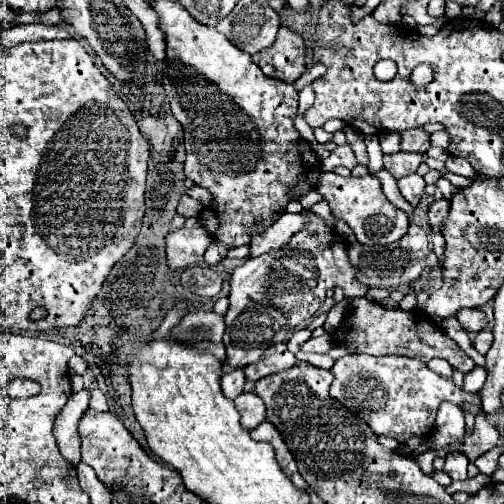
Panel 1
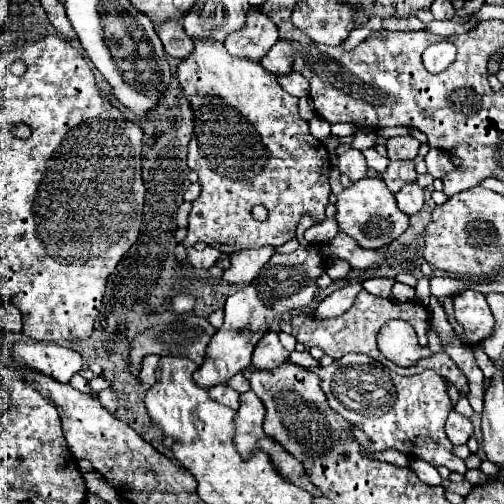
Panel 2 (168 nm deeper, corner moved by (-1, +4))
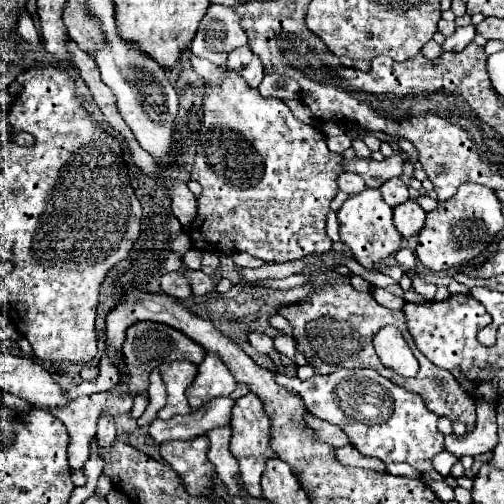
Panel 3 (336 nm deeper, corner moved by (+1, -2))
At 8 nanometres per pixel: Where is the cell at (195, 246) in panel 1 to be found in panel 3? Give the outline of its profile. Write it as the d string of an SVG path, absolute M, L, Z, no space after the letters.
M190 249L183 257L185 264L193 270L199 270L202 266L203 252L198 249Z

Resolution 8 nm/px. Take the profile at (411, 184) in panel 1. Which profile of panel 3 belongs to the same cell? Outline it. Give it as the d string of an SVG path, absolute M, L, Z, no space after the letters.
M406 201L394 207L394 227L404 239L420 233L424 223L426 223L426 211L416 201Z

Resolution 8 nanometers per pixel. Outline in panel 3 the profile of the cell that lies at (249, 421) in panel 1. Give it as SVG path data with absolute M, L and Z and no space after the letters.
M248 393L244 399L234 401L232 407L232 439L230 439L230 453L238 459L240 463L240 477L244 481L246 491L252 497L262 497L262 489L260 489L260 477L264 473L266 461L270 457L276 457L276 453L270 447L270 435L272 435L272 425L270 419L264 411L264 405L260 403L256 393Z

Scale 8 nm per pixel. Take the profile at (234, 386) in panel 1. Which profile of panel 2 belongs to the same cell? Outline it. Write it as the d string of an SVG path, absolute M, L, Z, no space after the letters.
M214 385L214 387L210 387L208 393L214 401L220 401L222 405L228 405L230 409L238 409L240 393L236 389L232 389L230 385Z

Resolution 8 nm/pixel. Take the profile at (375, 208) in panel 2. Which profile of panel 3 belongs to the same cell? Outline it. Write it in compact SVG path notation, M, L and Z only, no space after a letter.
M368 189L364 193L358 193L354 197L348 197L340 211L336 213L340 221L340 239L346 243L356 257L356 261L364 267L372 267L374 263L386 259L388 255L396 253L400 249L400 233L396 231L392 223L392 207L384 203L378 189Z

